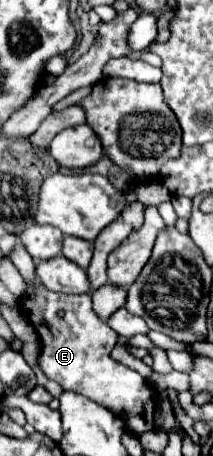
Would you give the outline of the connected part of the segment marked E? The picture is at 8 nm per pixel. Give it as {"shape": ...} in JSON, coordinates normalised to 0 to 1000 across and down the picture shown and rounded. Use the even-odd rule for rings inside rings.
{"shape":[[[164,618],[164,627],[127,627],[108,640],[89,675],[174,728],[174,798],[221,829],[277,838],[296,855],[390,864],[418,877],[493,890],[512,904],[549,908],[587,925],[587,939],[634,956],[728,943],[728,904],[746,882],[737,855],[718,855],[700,833],[681,833],[662,820],[521,785],[521,768],[559,737],[437,684],[418,645],[268,645],[202,632],[192,618]],[[277,680],[305,680],[305,697],[268,693]]]}

